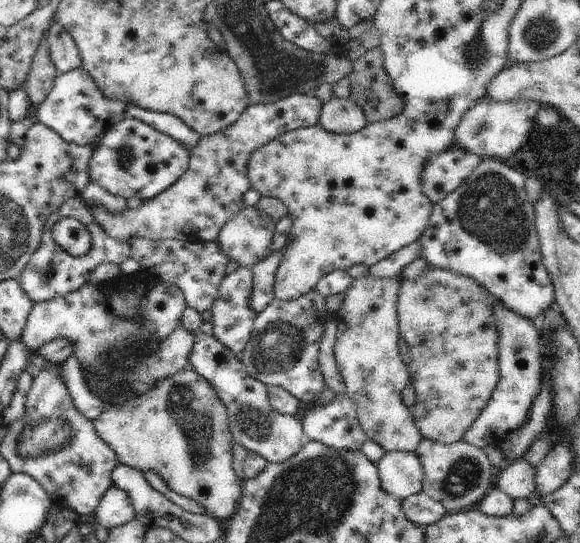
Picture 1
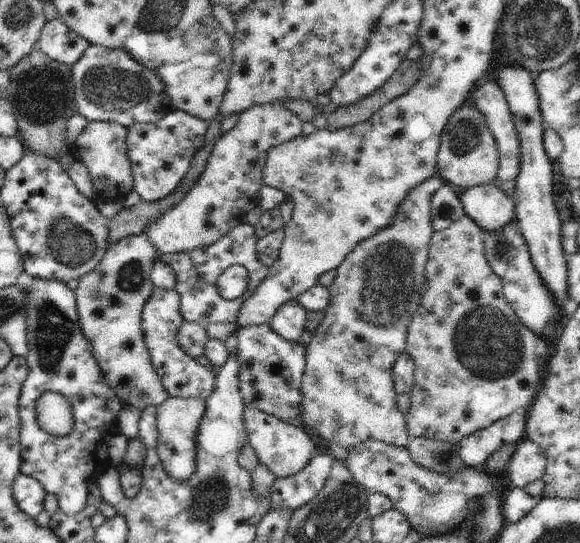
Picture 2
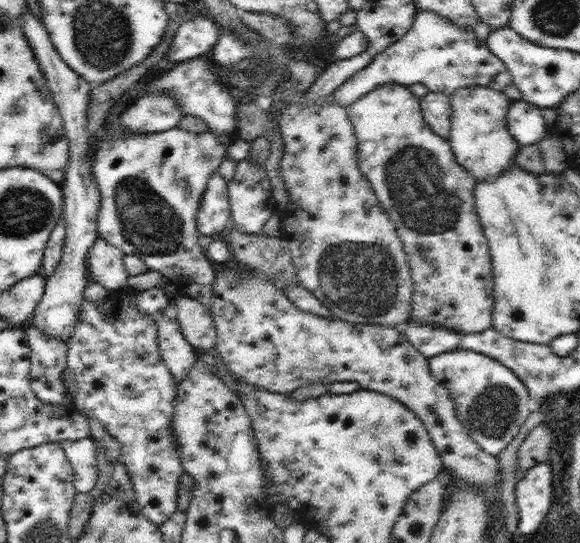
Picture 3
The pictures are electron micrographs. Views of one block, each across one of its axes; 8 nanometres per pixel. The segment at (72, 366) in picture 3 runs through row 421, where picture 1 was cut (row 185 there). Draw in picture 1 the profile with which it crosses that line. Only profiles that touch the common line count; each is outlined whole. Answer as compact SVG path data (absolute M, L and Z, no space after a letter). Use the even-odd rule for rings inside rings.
M125 119L106 130L93 148L88 171L90 183L128 201L134 197L143 202L173 186L189 168L190 151L170 136L161 134L139 119Z

